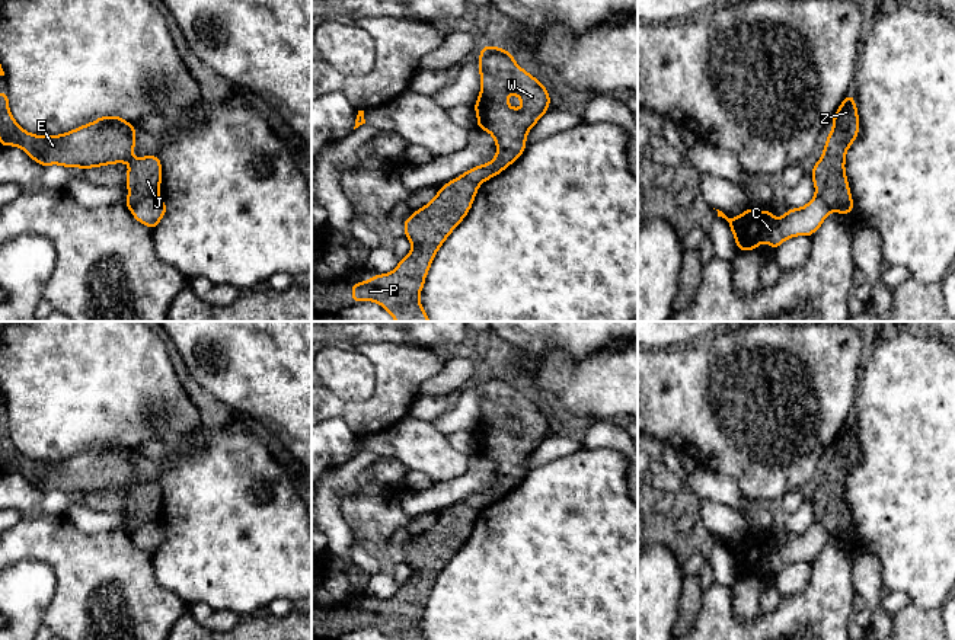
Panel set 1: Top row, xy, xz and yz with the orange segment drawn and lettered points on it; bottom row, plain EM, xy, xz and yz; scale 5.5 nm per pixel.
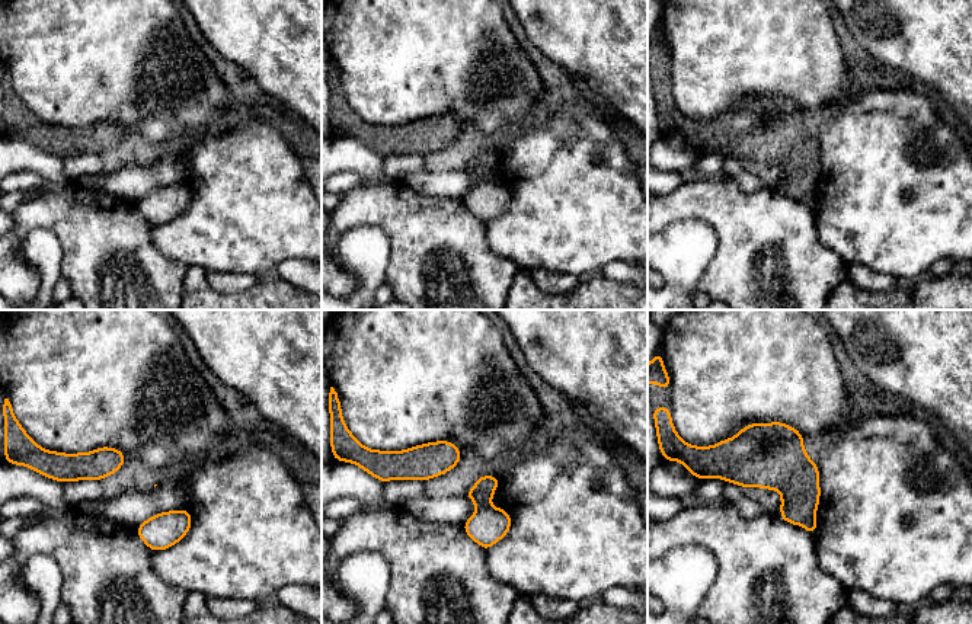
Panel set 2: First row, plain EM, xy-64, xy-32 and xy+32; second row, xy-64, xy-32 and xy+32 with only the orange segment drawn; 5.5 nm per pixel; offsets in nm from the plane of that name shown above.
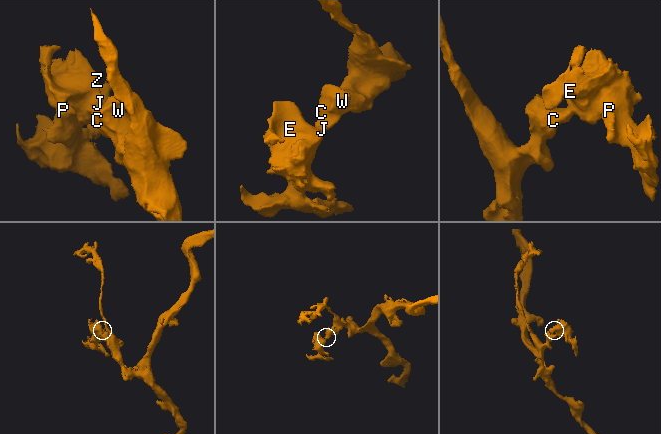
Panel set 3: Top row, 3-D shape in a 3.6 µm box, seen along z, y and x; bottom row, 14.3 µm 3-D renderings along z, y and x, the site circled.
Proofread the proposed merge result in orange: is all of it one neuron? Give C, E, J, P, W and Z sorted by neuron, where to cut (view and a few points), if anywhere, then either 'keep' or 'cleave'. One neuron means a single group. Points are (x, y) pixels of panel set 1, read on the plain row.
C W / E J P Z; cut in xy along (156, 520), (140, 525), (130, 534); cleave

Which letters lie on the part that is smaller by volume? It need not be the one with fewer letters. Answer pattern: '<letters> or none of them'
E, J, P, Z

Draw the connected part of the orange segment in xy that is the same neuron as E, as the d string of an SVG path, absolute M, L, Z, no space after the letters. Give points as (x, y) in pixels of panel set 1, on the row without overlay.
M0 417L0 471L16 471L42 493L102 493L130 489L125 511L125 532L159 519L162 511L162 487L159 481L132 484L137 455L122 442L99 442L60 461L35 461L25 457L12 442L7 417Z

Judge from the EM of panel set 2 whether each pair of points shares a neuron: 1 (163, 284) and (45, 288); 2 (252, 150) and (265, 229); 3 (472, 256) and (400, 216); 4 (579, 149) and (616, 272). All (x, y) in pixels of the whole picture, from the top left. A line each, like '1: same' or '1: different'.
1: different
2: same
3: same
4: different

